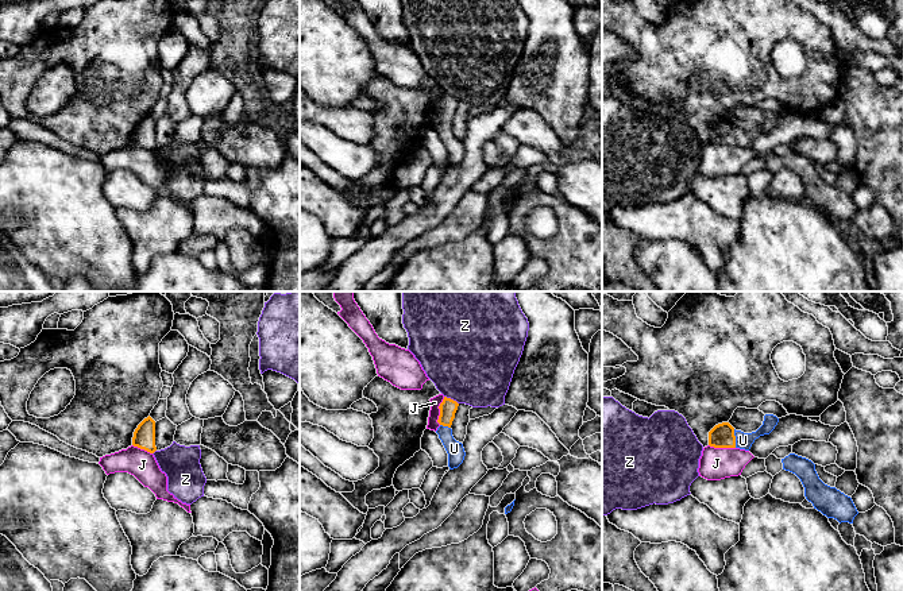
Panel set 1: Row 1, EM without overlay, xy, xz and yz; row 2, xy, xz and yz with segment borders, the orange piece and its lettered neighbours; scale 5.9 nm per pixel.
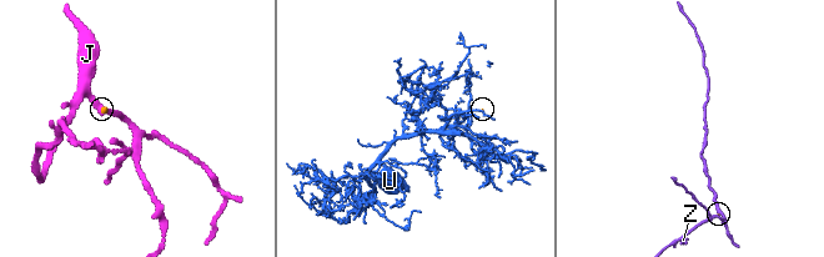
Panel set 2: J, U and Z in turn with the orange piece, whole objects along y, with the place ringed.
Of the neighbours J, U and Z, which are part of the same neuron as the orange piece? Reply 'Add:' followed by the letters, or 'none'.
Add: U

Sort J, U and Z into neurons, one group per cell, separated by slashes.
J / U / Z

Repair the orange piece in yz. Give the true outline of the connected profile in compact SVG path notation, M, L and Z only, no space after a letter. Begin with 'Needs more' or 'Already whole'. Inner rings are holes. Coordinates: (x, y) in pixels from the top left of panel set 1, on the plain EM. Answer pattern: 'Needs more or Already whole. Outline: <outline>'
Needs more. Outline: M765 112L763 123L752 131L736 128L729 120L715 123L709 130L709 143L714 146L740 146L749 148L756 136L769 132L777 123L779 116L773 112Z

